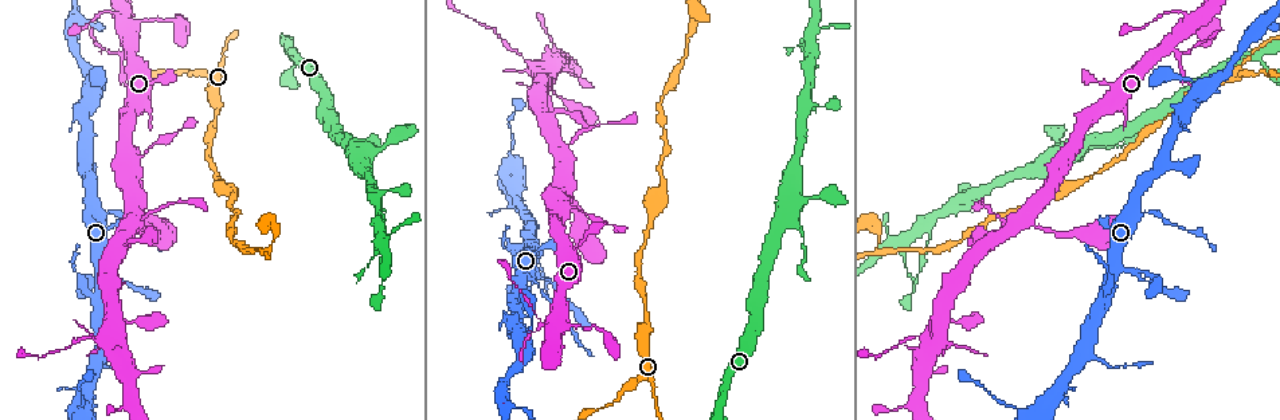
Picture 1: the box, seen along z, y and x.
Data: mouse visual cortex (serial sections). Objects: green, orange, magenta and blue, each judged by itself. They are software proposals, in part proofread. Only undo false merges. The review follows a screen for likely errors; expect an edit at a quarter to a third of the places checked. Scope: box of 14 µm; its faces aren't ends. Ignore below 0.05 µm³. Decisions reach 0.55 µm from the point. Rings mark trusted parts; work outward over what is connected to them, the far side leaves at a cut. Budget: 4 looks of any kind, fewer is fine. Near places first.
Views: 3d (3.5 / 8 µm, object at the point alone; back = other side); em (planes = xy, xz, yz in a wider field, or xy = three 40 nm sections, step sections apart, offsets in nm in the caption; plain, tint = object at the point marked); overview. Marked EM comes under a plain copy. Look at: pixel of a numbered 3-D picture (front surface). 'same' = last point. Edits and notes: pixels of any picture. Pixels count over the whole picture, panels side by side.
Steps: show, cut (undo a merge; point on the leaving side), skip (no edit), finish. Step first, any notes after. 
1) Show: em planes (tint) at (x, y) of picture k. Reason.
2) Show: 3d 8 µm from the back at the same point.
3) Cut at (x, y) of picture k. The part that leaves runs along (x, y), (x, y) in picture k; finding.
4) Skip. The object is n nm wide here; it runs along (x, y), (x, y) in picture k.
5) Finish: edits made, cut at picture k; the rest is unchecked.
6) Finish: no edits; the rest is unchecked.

Show: 3d 3.5 µm at (567, 326) of picture 1. Abrupt turn.

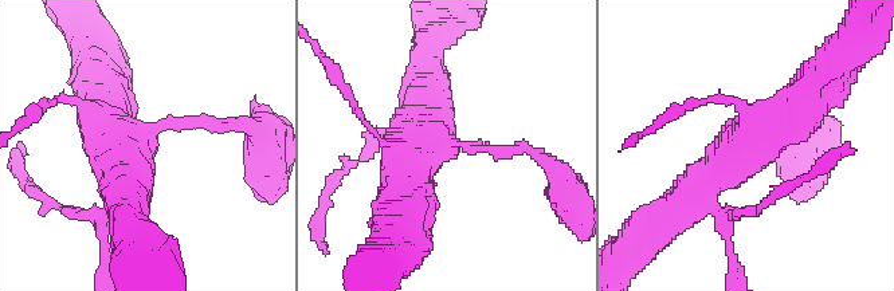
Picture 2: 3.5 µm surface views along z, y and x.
Show: em planes (tint) at (448, 143) of picture 2. Now the EM.

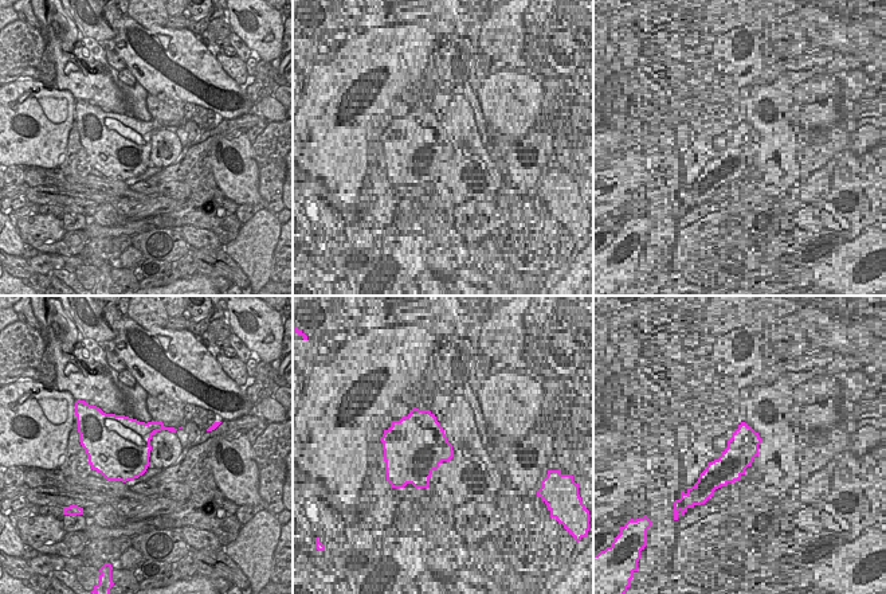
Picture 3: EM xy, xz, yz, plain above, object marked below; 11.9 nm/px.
Skip. 4 arms meet here; it runs along (682, 205), (815, 86) in picture 2; continuous, no second cell.

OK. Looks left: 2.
Show: 3d 3.5 µm from the back at (1142, 270) of picture 1. Sharp bend.

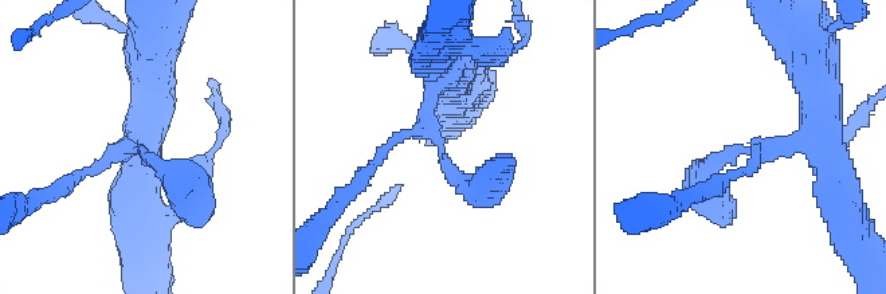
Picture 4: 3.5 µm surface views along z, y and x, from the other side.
Skip. The arms are 150, 250, 250 nm wide; one cell here.

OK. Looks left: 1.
Finish: no edits; the rest is unchecked.

